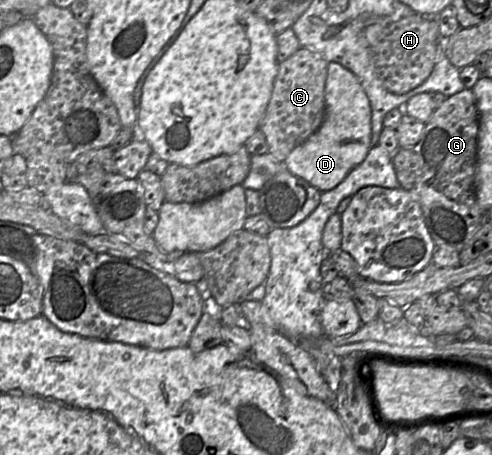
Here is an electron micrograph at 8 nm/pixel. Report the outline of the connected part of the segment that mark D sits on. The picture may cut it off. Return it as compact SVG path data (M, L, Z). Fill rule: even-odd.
M337 62L328 63L325 118L320 127L297 145L283 167L319 191L336 187L367 156L371 148L371 105L358 77Z

